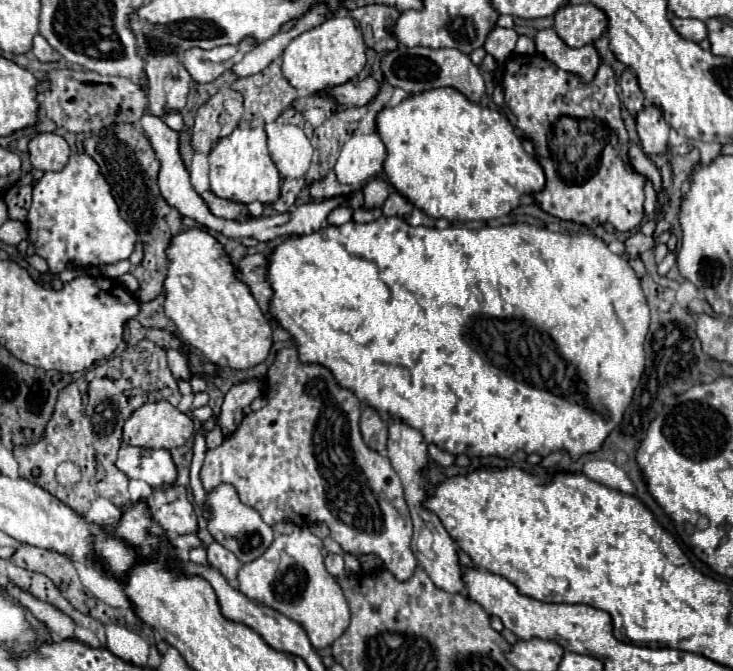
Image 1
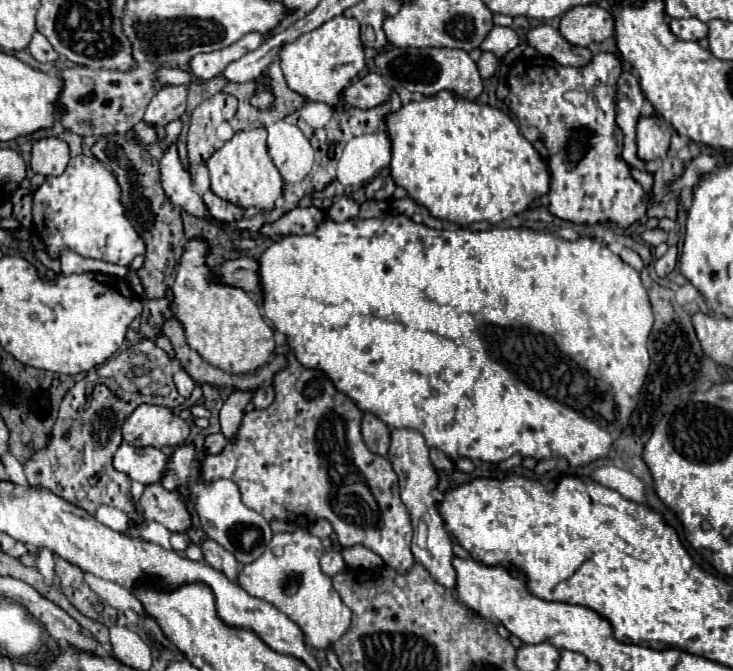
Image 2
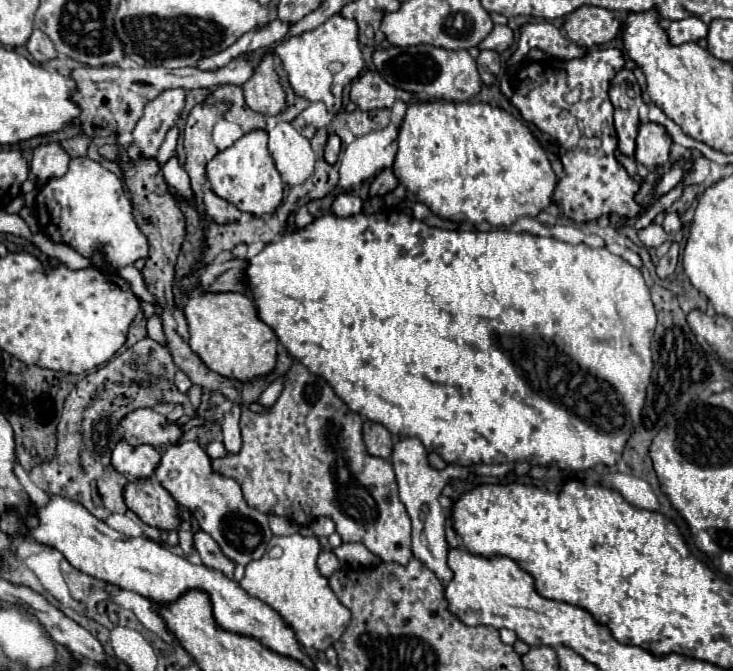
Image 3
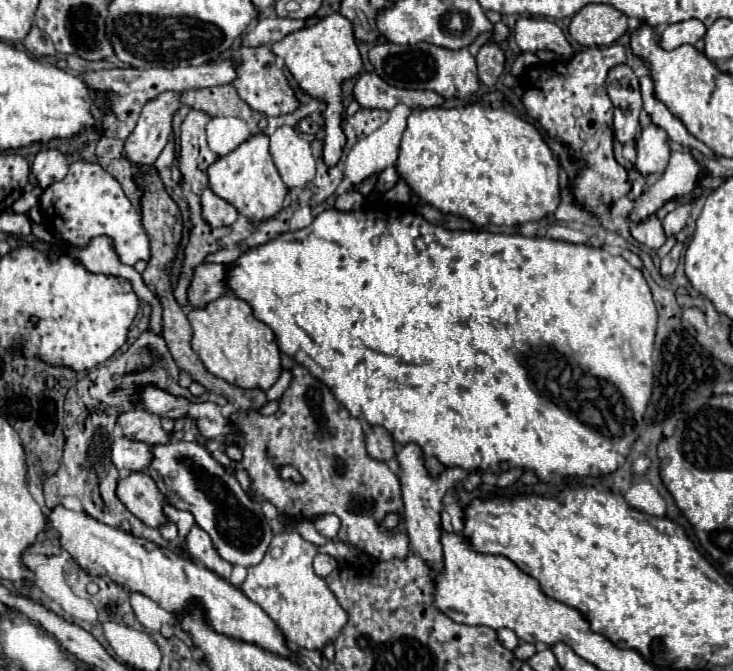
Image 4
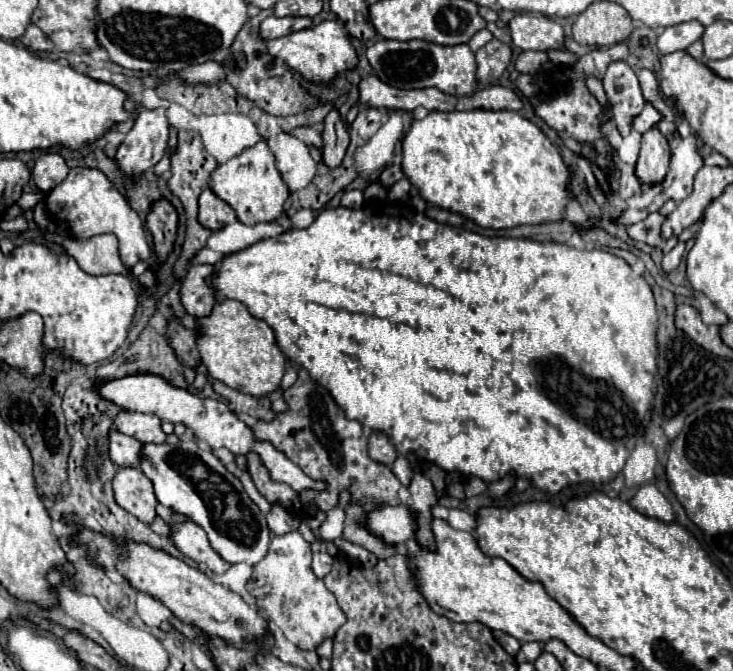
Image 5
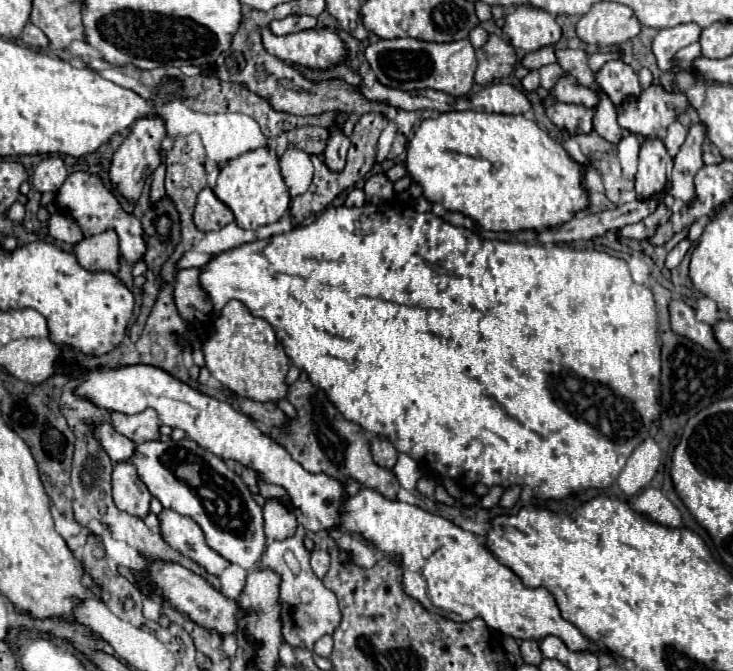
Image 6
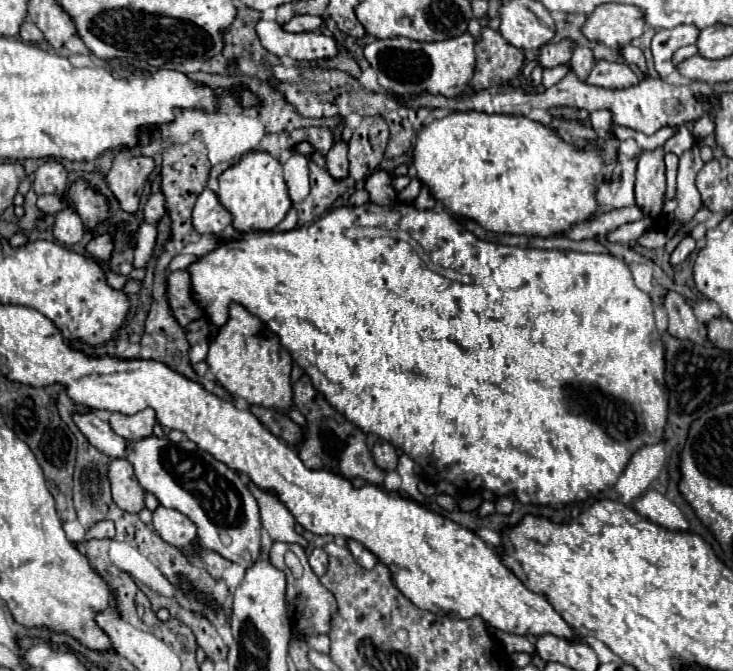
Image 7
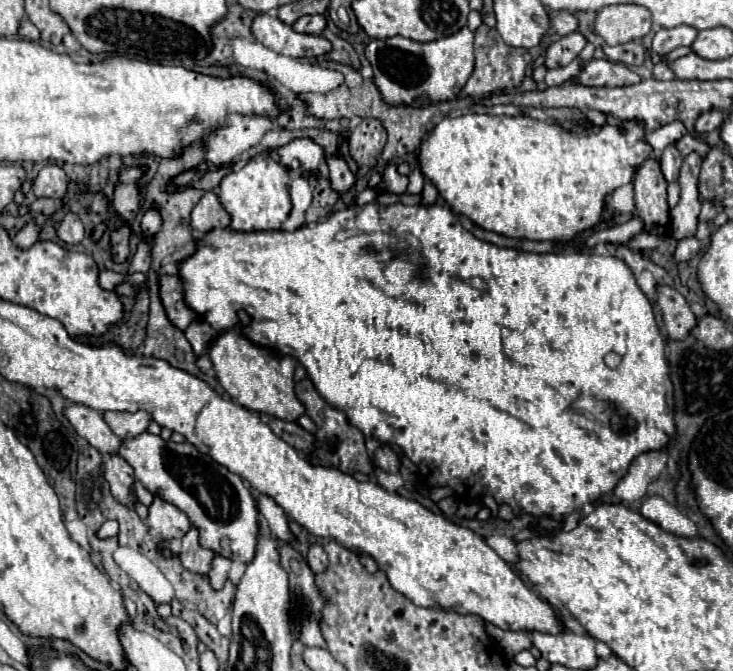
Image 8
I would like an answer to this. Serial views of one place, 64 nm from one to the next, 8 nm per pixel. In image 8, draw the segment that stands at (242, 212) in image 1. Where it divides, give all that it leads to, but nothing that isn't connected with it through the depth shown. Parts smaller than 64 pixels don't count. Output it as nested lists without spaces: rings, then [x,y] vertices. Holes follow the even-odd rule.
[[[206,192],[200,202],[192,210],[192,228],[200,232],[208,232],[212,228],[228,228],[230,226],[230,214],[220,204],[218,196],[214,192]]]

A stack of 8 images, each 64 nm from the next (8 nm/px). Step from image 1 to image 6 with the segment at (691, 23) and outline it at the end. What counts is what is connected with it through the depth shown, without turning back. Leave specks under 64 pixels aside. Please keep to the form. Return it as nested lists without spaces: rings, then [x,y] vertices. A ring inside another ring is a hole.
[[[680,24],[674,28],[660,30],[652,42],[652,52],[656,56],[658,68],[662,72],[672,72],[672,56],[680,48],[696,42],[700,38],[700,32],[702,32],[702,28],[696,24]]]

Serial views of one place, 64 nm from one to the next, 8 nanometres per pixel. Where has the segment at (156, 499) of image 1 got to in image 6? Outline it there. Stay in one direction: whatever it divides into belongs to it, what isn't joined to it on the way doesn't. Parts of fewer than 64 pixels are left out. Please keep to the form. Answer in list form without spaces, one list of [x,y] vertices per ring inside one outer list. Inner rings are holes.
[[[118,462],[112,470],[112,494],[114,504],[132,514],[142,518],[148,514],[150,506],[150,492],[142,484],[142,480],[136,474],[136,468],[130,462]]]

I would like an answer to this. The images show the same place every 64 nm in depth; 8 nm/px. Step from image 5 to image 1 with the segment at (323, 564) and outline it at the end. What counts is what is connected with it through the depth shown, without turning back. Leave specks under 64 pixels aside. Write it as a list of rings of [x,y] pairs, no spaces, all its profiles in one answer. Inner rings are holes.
[[[328,554],[324,558],[324,566],[332,576],[342,576],[344,574],[344,558],[340,554]]]

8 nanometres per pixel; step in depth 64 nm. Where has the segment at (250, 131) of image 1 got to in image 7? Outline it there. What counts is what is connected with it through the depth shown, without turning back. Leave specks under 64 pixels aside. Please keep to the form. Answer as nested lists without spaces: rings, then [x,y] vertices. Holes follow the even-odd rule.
[[[250,152],[242,156],[242,160],[228,168],[220,178],[218,200],[220,204],[232,214],[232,226],[238,232],[252,232],[252,230],[274,230],[292,208],[288,188],[284,182],[282,164],[266,152]]]

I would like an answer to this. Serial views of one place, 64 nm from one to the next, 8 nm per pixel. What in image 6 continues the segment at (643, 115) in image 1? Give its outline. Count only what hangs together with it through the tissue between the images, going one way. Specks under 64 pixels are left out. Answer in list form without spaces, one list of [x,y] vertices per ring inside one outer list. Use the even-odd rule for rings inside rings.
[[[646,138],[636,172],[636,198],[652,198],[652,194],[664,190],[668,160],[670,156],[660,138]]]

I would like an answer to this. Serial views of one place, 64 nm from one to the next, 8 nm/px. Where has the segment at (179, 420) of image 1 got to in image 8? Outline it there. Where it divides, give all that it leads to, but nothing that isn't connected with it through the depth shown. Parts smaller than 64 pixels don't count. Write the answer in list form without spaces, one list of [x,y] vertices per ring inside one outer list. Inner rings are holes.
[[[138,410],[134,414],[130,412],[104,412],[104,420],[108,422],[110,430],[118,438],[134,438],[142,432],[146,432],[150,424],[150,414],[144,410]]]

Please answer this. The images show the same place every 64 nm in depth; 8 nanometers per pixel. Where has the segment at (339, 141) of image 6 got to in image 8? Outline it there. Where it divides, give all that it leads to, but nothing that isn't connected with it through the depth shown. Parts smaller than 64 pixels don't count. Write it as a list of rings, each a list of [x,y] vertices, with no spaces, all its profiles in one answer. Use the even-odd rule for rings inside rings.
[[[330,156],[328,158],[328,170],[330,170],[330,184],[338,194],[348,192],[356,184],[356,174],[350,172],[348,164],[342,156]]]

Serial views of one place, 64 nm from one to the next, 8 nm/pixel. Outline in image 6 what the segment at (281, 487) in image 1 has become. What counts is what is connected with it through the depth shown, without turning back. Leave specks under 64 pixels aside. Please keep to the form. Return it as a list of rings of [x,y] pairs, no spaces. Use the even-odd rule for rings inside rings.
[[[300,374],[300,378],[290,386],[288,400],[290,400],[290,404],[294,404],[298,418],[288,424],[288,430],[286,430],[288,436],[284,436],[284,428],[282,430],[274,428],[272,432],[274,432],[274,438],[292,454],[292,458],[296,462],[302,464],[304,470],[308,470],[312,474],[324,472],[340,482],[358,480],[362,486],[374,488],[390,500],[396,498],[396,492],[400,486],[398,486],[398,482],[394,482],[394,476],[390,470],[380,468],[372,460],[364,430],[358,424],[346,420],[336,410],[336,406],[326,398],[324,390],[312,386],[312,382],[306,374]],[[258,482],[258,486],[260,486],[260,494],[262,494],[264,498],[284,498],[284,496],[286,496],[284,488],[280,488],[280,486],[264,484],[264,482]]]

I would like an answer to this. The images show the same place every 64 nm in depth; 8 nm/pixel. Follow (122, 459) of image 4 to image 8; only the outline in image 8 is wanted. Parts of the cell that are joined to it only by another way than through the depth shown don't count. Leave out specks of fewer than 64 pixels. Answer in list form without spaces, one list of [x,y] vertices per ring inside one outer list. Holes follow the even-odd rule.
[[[66,402],[64,404],[64,416],[74,426],[74,430],[86,438],[100,454],[114,454],[120,446],[120,438],[112,434],[108,424],[104,422],[102,414],[98,410],[92,410],[84,404]]]

